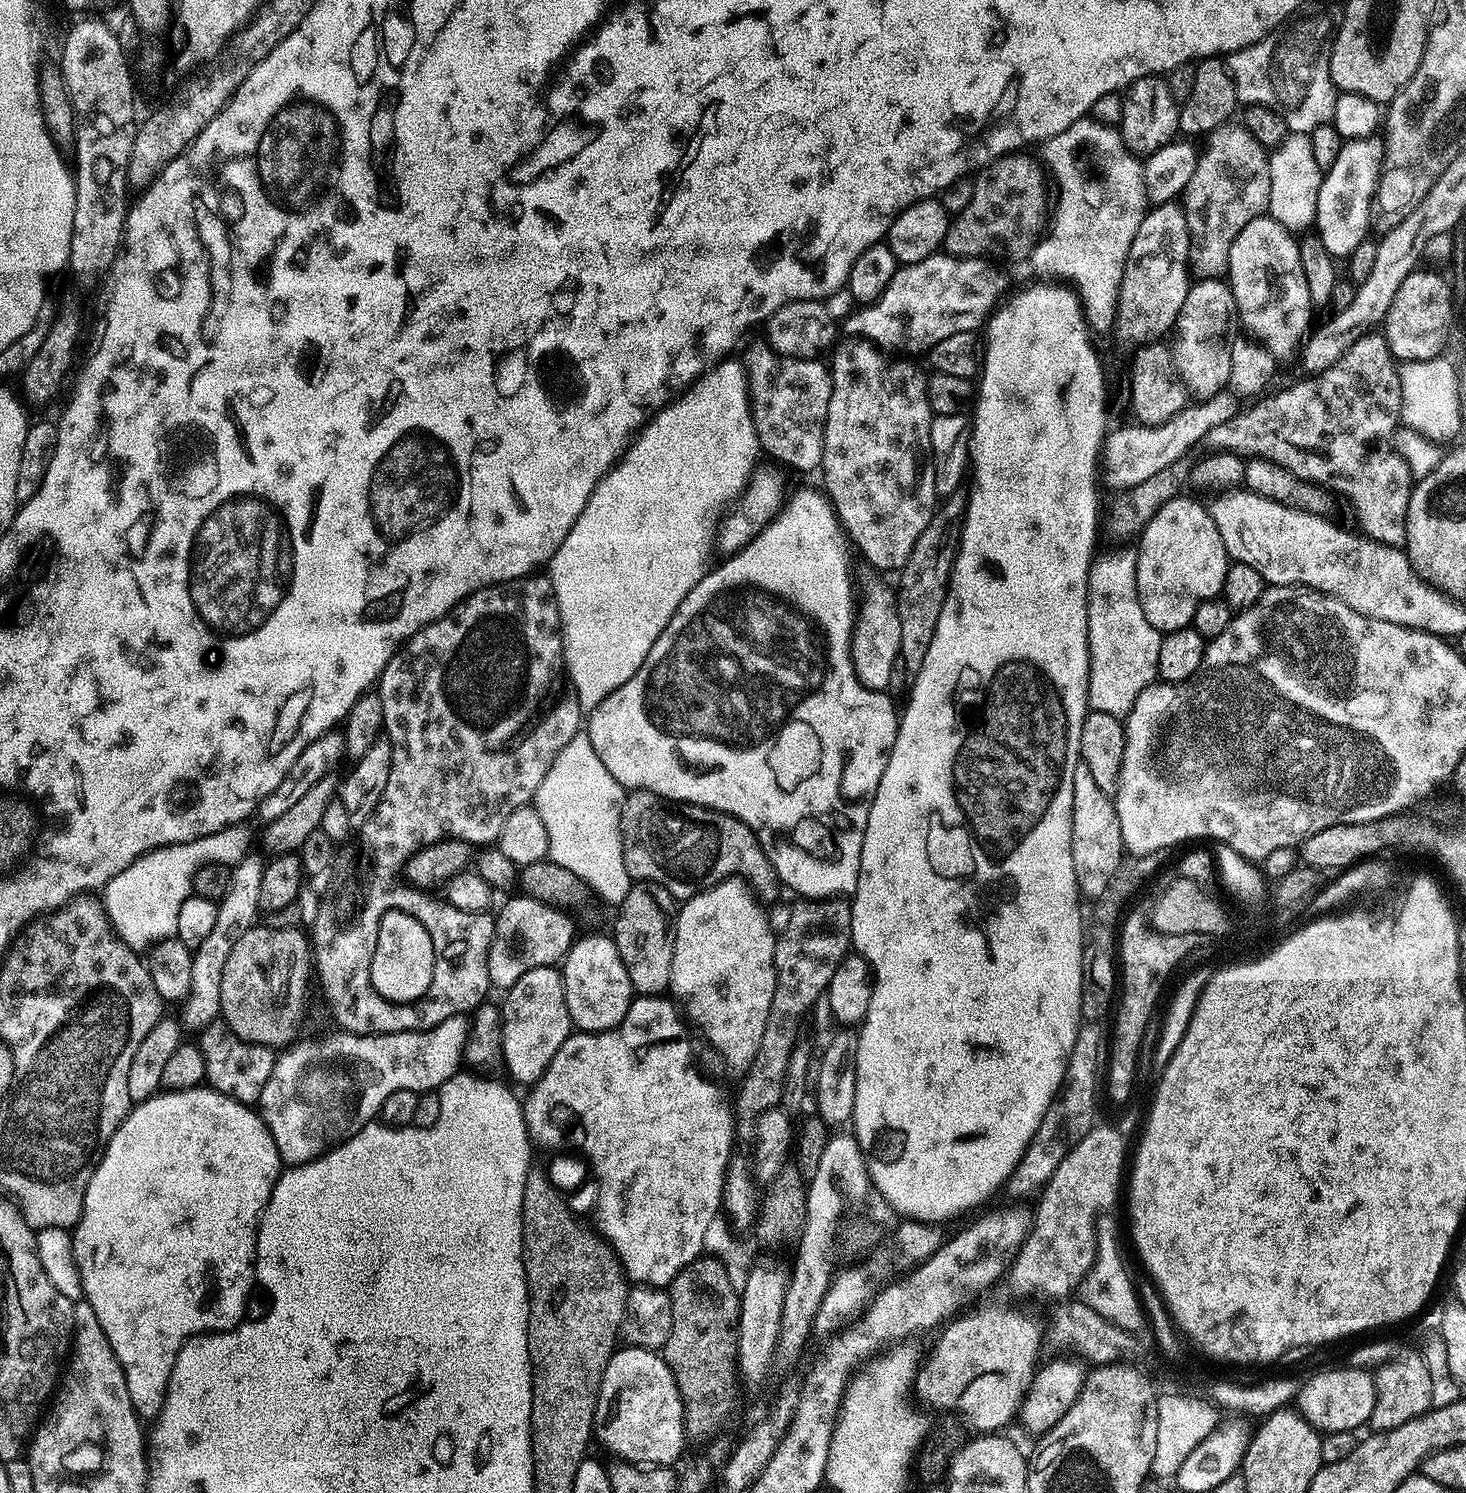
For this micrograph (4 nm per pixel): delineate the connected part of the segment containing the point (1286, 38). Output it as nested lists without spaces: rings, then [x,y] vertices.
[[[1306,10],[1297,11],[1295,14],[1283,20],[1279,26],[1273,30],[1270,34],[1266,34],[1266,42],[1258,41],[1254,42],[1250,46],[1246,46],[1242,50],[1237,52],[1227,53],[1226,67],[1228,74],[1234,84],[1234,90],[1236,91],[1236,99],[1241,105],[1247,106],[1250,104],[1257,104],[1258,106],[1266,106],[1270,110],[1274,110],[1281,118],[1286,122],[1289,133],[1303,132],[1305,134],[1313,132],[1318,126],[1323,124],[1331,124],[1332,115],[1334,114],[1334,102],[1338,95],[1338,89],[1336,83],[1330,78],[1330,58],[1328,57],[1330,51],[1330,39],[1334,32],[1334,20],[1331,15],[1326,18],[1306,18]]]

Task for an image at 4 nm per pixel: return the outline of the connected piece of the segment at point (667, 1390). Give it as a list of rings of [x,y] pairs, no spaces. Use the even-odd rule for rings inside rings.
[[[617,1347],[613,1352],[610,1362],[606,1366],[606,1374],[602,1374],[602,1386],[598,1394],[598,1402],[596,1403],[596,1423],[594,1425],[594,1434],[598,1440],[601,1440],[615,1457],[629,1461],[637,1466],[672,1466],[672,1463],[679,1458],[684,1452],[684,1440],[686,1441],[686,1433],[684,1430],[684,1403],[680,1397],[678,1386],[674,1382],[674,1374],[670,1370],[670,1366],[665,1362],[663,1355],[659,1351],[650,1349]]]

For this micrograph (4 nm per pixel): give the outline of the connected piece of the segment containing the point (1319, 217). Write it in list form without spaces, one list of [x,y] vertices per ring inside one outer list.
[[[1379,135],[1367,136],[1365,140],[1350,140],[1341,143],[1338,158],[1334,158],[1334,166],[1323,173],[1316,195],[1314,232],[1324,251],[1333,258],[1349,255],[1348,212],[1367,213],[1372,204],[1372,195],[1376,193],[1376,183],[1380,180],[1380,164],[1385,155],[1384,144]]]

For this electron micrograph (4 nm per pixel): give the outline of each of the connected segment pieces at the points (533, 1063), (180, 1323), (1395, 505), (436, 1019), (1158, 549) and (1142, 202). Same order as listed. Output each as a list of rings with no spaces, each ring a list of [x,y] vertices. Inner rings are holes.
[[[559,967],[535,968],[522,974],[512,988],[503,993],[504,1005],[499,1005],[500,1013],[500,1055],[502,1065],[520,1084],[537,1084],[558,1046],[571,1036],[574,1025],[564,993],[564,978]]]
[[[207,1086],[187,1088],[181,1092],[164,1090],[137,1103],[127,1118],[116,1127],[116,1133],[110,1137],[102,1149],[102,1155],[95,1161],[92,1177],[84,1191],[84,1213],[72,1232],[72,1254],[80,1273],[83,1299],[94,1310],[94,1314],[98,1314],[98,1322],[102,1325],[118,1362],[124,1367],[130,1402],[141,1421],[155,1421],[159,1417],[176,1355],[193,1336],[229,1332],[245,1319],[244,1307],[248,1297],[253,1295],[256,1280],[256,1228],[281,1171],[282,1161],[278,1146],[259,1111],[247,1104],[239,1104],[234,1098],[215,1092]]]
[[[1383,331],[1365,333],[1332,366],[1304,379],[1273,396],[1265,395],[1257,399],[1254,402],[1257,404],[1248,409],[1245,407],[1229,421],[1209,430],[1207,447],[1234,452],[1245,458],[1269,460],[1285,468],[1297,481],[1321,484],[1337,492],[1352,507],[1352,516],[1357,524],[1355,527],[1363,535],[1395,548],[1404,548],[1406,514],[1414,479],[1407,462],[1399,456],[1393,444],[1397,429],[1402,424],[1402,386],[1398,361],[1392,355]]]
[[[420,890],[416,905],[410,909],[416,917],[422,918],[424,928],[433,943],[433,980],[429,990],[416,1003],[392,1004],[382,997],[376,1000],[376,1008],[368,1008],[368,1028],[384,1028],[382,1036],[395,1032],[425,1032],[446,1018],[464,1016],[475,1012],[479,1004],[485,1003],[488,983],[488,955],[492,945],[495,919],[488,912],[467,912],[450,906],[443,898],[431,900],[429,893]]]
[[[1176,495],[1160,507],[1154,518],[1150,518],[1150,522],[1139,533],[1140,544],[1136,548],[1136,581],[1142,614],[1146,614],[1146,622],[1150,622],[1150,626],[1157,628],[1161,634],[1189,627],[1194,610],[1198,610],[1202,602],[1215,600],[1223,593],[1226,570],[1230,563],[1222,534],[1218,534],[1218,526],[1214,526],[1214,518],[1208,513],[1207,507],[1184,495]]]
[[[1091,118],[1074,122],[1062,134],[1043,141],[1043,167],[1052,171],[1056,179],[1056,209],[1051,209],[1052,225],[1039,237],[1032,249],[1030,263],[1048,278],[1063,278],[1071,284],[1084,308],[1084,319],[1093,333],[1111,329],[1116,322],[1116,307],[1120,301],[1120,279],[1134,242],[1138,226],[1150,207],[1148,187],[1144,185],[1144,166],[1141,157],[1129,150],[1113,125]]]

